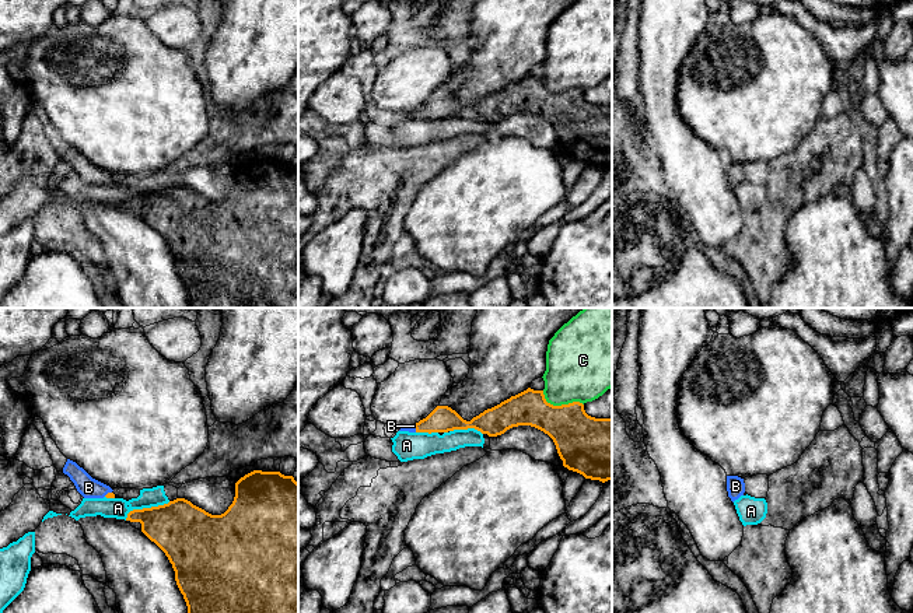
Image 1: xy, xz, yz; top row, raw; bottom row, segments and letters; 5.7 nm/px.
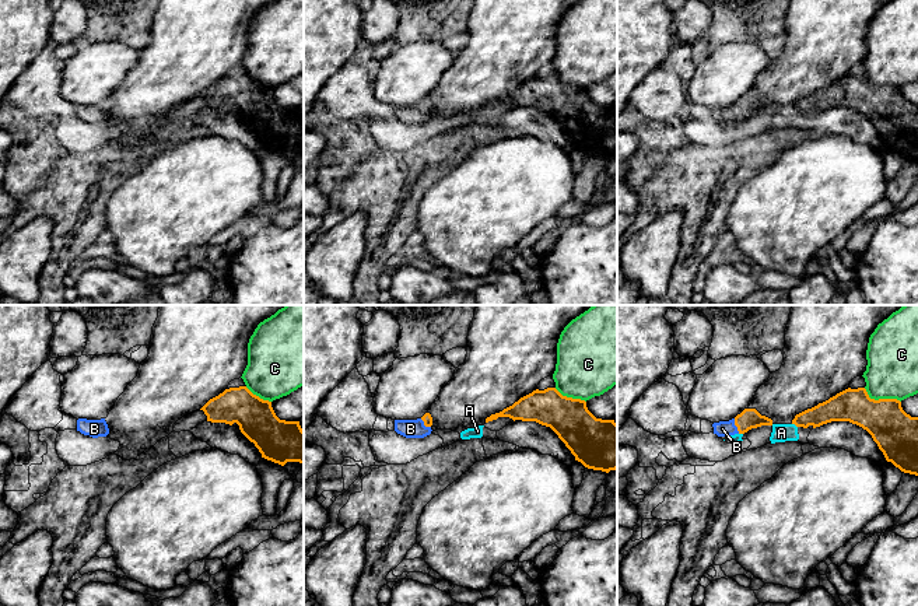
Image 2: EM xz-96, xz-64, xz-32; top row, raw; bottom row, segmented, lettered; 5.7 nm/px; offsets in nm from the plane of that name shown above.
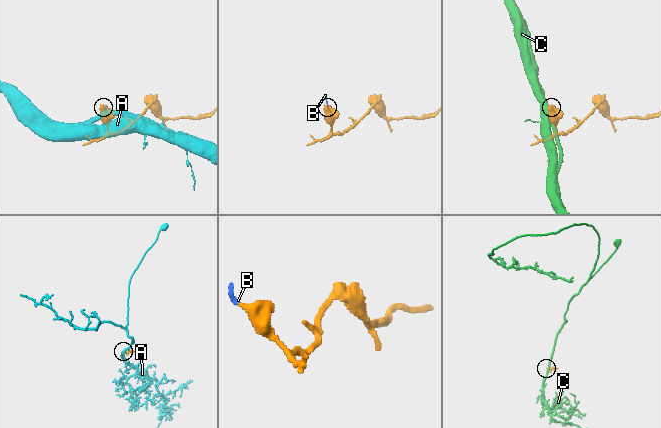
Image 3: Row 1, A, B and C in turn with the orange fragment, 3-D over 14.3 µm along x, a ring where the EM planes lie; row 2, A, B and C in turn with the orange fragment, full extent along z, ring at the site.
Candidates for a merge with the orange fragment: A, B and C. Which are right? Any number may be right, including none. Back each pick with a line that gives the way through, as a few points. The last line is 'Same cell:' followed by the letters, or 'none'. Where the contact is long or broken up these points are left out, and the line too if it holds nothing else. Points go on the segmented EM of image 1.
B: way xy (109, 494), (108, 493), (88, 487)
Same cell: B

